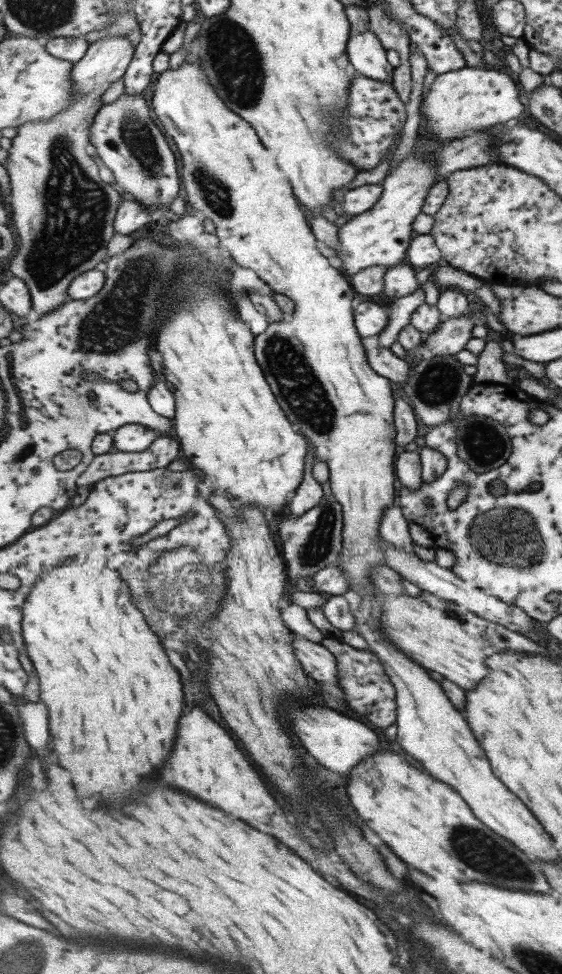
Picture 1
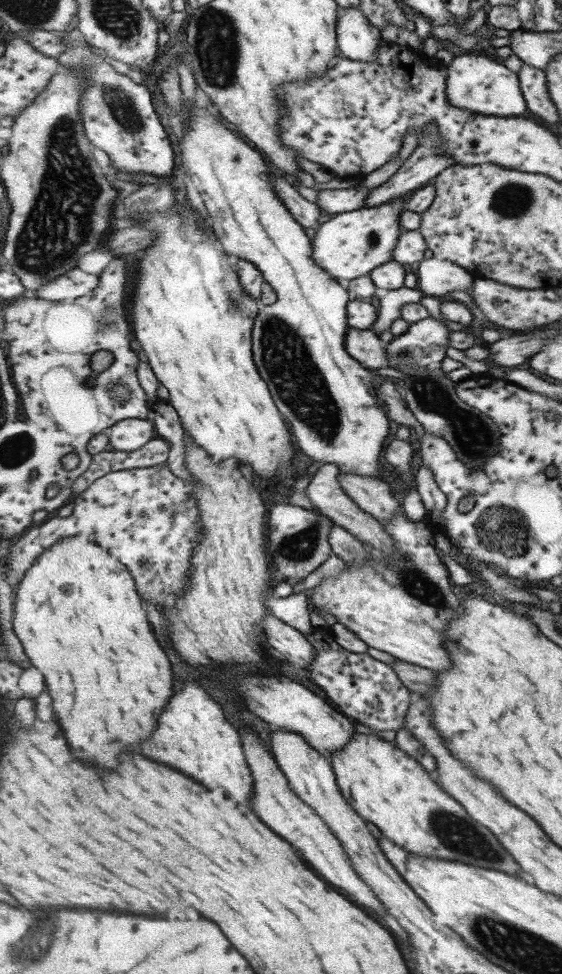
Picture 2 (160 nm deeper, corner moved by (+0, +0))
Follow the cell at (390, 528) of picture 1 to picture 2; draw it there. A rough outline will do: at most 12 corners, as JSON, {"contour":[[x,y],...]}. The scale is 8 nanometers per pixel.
{"contour":[[338,474],[345,492],[383,526],[401,504],[383,479]]}

